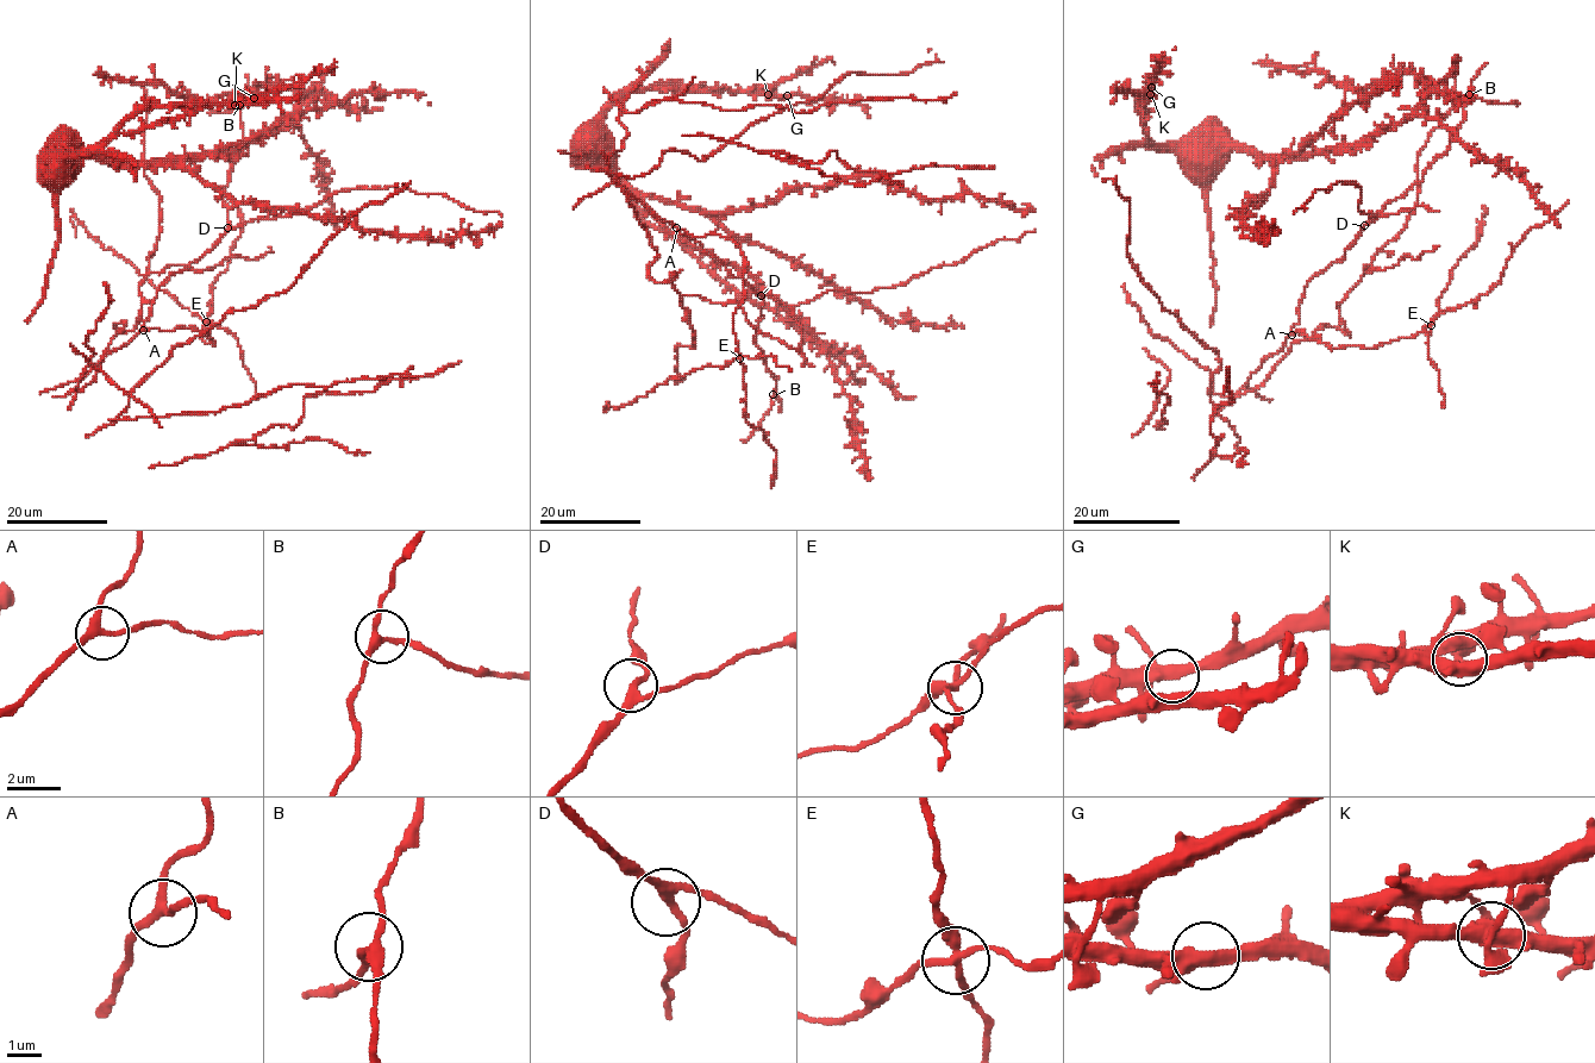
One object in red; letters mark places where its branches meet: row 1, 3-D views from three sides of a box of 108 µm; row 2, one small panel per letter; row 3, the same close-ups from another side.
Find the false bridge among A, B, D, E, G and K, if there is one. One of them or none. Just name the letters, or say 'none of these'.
E

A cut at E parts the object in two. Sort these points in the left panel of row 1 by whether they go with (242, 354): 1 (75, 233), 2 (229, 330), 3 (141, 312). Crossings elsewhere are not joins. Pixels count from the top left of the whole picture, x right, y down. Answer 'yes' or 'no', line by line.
1: yes
2: yes
3: no

